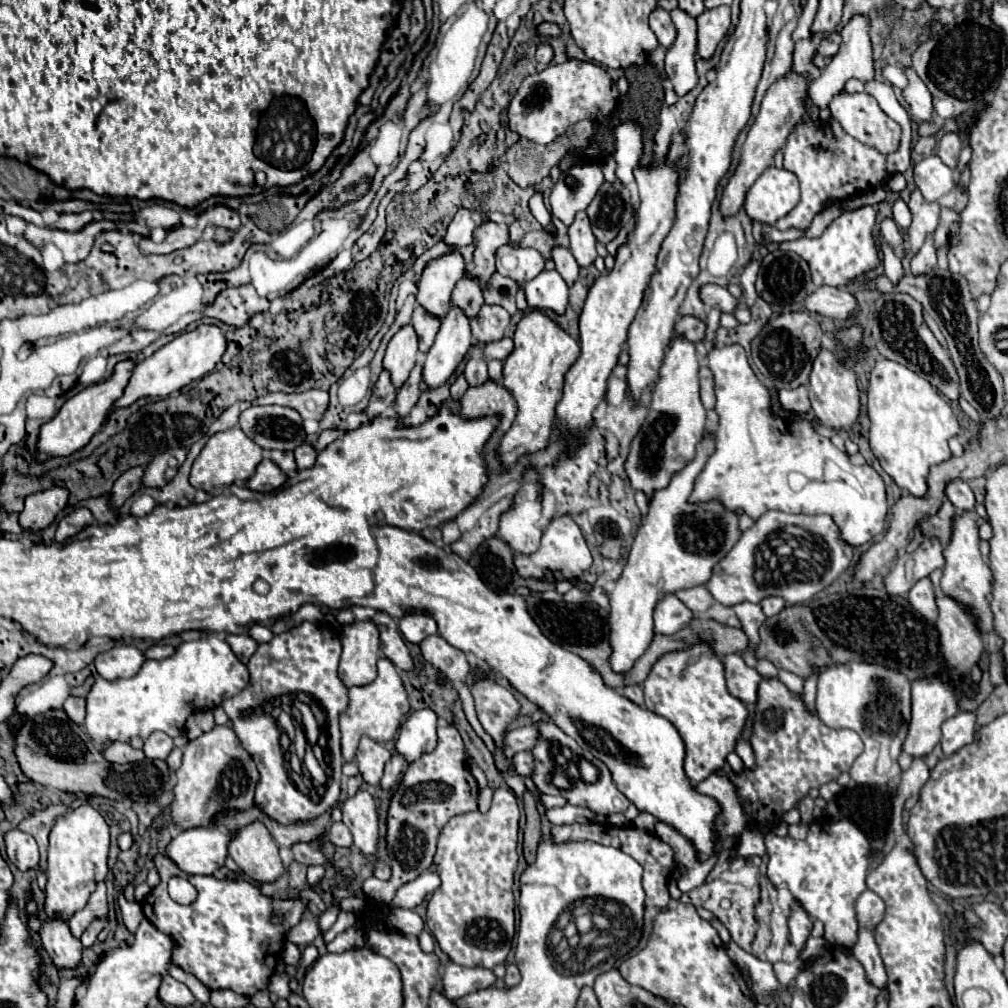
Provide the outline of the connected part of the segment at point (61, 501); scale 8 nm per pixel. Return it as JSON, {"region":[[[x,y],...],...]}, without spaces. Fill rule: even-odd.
{"region":[[[53,486],[43,492],[35,492],[25,498],[25,508],[19,514],[19,524],[31,530],[47,528],[55,516],[65,508],[69,500],[69,490],[63,486]]]}

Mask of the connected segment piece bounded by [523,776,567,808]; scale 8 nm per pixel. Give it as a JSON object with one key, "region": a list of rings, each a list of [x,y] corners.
{"region":[[[525,776],[525,778],[523,778],[523,782],[525,782],[525,786],[529,788],[529,792],[531,792],[531,794],[533,794],[533,796],[535,796],[535,798],[545,806],[545,808],[557,808],[557,806],[565,806],[565,804],[567,804],[567,800],[565,800],[563,796],[549,796],[549,794],[541,794],[529,776]]]}

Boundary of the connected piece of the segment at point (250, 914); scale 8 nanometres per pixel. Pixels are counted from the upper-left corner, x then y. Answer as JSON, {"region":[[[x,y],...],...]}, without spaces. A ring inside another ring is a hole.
{"region":[[[157,854],[153,862],[161,882],[151,890],[141,906],[145,918],[173,938],[173,964],[181,966],[185,972],[191,972],[211,990],[229,988],[245,996],[267,990],[277,962],[283,958],[285,936],[299,924],[307,906],[299,898],[269,898],[259,890],[259,886],[245,880],[219,880],[215,876],[185,876],[197,888],[197,902],[191,906],[181,906],[167,894],[167,882],[169,878],[181,874],[179,868],[161,854]],[[273,912],[281,912],[285,916],[285,920],[277,926],[269,922]]]}

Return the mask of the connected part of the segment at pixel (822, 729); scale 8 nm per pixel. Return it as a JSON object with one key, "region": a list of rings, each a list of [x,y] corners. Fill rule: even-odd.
{"region":[[[763,678],[757,692],[757,706],[753,718],[753,736],[751,746],[755,752],[755,768],[745,768],[741,772],[729,770],[725,776],[735,784],[739,802],[747,818],[753,818],[753,826],[761,832],[769,832],[769,820],[781,818],[785,812],[799,806],[799,802],[809,794],[811,788],[821,788],[831,780],[837,780],[839,774],[849,772],[855,758],[863,752],[861,738],[849,728],[829,728],[825,726],[817,714],[809,712],[801,694],[791,692],[783,682],[777,678]]]}

